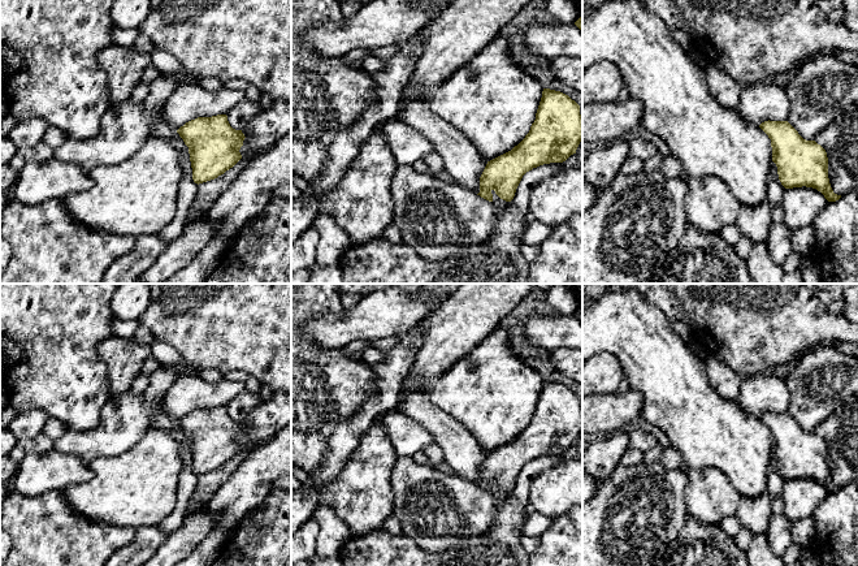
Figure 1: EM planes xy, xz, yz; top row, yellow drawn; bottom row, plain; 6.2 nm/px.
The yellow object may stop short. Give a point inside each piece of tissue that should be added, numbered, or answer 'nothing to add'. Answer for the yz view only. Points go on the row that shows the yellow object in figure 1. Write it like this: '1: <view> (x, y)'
nothing to add

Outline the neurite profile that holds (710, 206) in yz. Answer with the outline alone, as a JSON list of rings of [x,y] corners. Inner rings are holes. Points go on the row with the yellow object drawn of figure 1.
[[[688,174],[682,178],[686,183],[685,213],[689,224],[705,234],[720,233],[724,226],[736,224],[741,204],[722,180],[715,176],[692,177]]]

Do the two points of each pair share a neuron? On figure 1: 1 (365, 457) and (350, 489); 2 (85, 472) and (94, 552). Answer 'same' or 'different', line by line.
1: same
2: different

